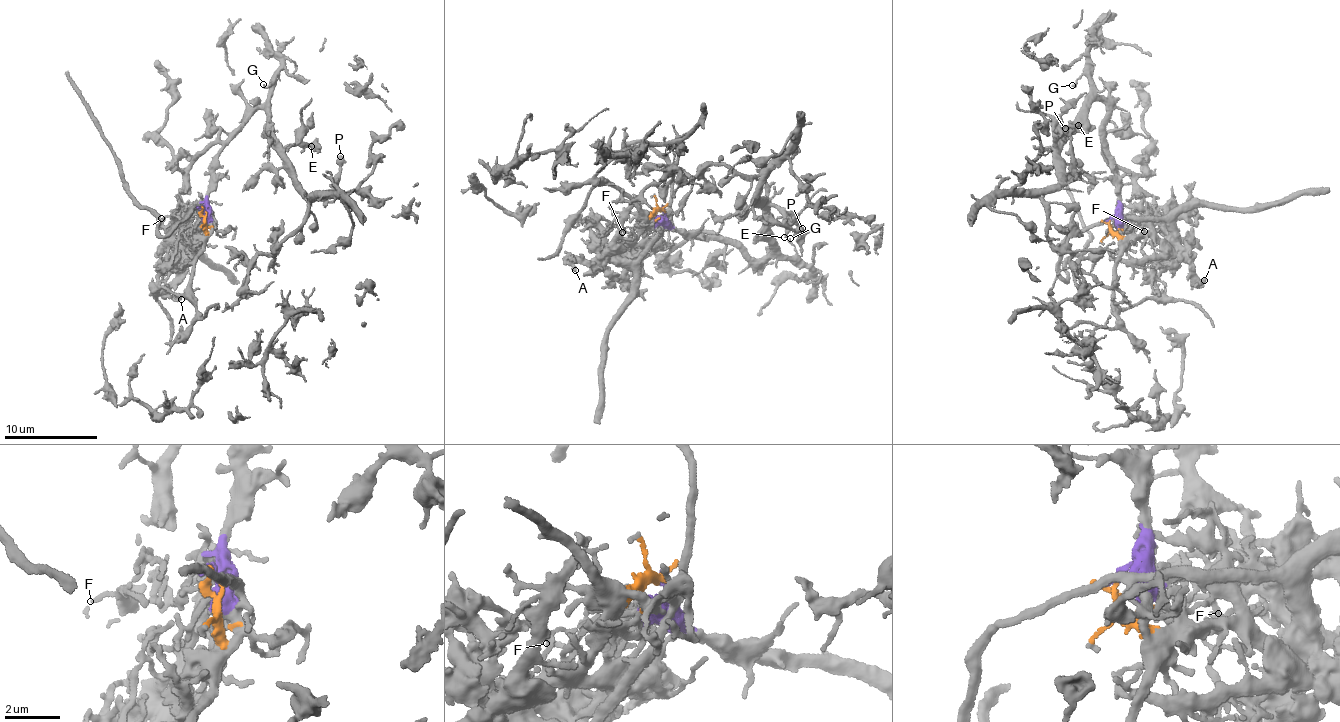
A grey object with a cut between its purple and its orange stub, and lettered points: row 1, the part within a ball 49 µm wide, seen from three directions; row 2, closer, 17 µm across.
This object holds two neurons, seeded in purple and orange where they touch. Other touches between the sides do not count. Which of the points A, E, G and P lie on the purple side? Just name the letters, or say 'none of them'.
E, G, P

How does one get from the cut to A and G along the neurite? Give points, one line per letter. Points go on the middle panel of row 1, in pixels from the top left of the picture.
A: (665, 212), (661, 210), (648, 217), (637, 235), (630, 239), (617, 240), (596, 256), (572, 262), (575, 270)
G: (663, 213), (671, 226), (693, 240), (726, 241), (756, 258), (794, 254), (790, 239)

